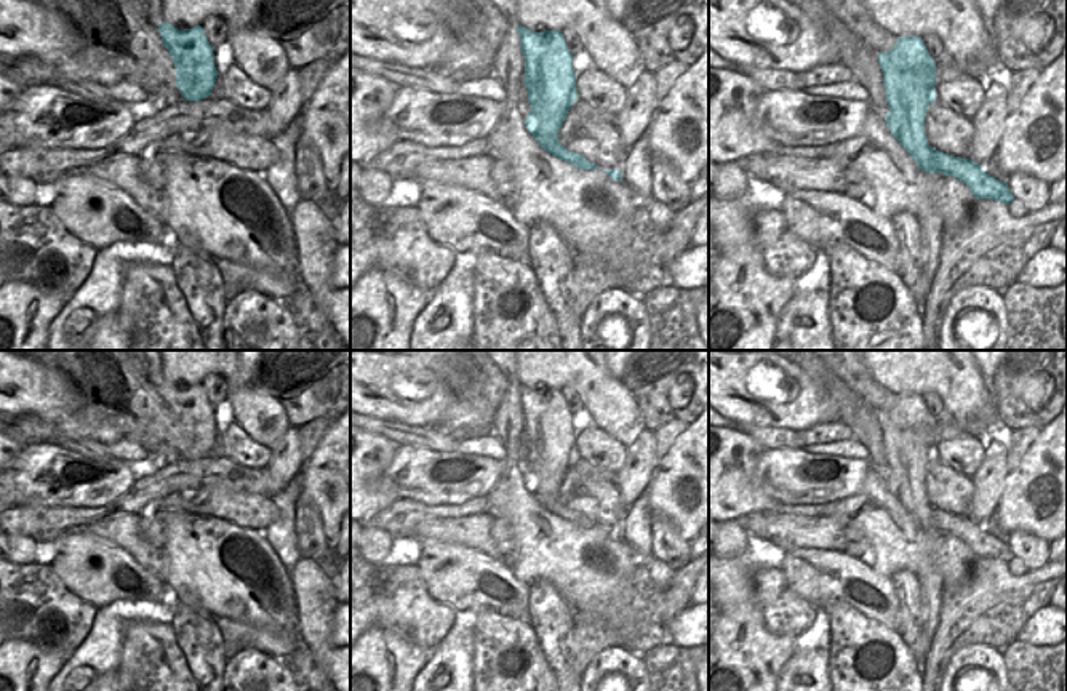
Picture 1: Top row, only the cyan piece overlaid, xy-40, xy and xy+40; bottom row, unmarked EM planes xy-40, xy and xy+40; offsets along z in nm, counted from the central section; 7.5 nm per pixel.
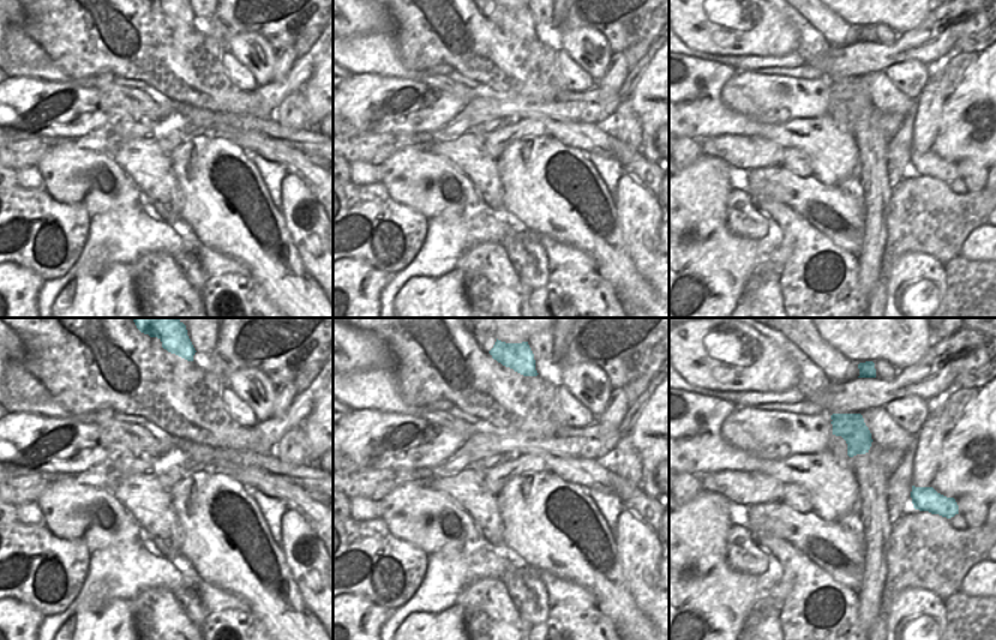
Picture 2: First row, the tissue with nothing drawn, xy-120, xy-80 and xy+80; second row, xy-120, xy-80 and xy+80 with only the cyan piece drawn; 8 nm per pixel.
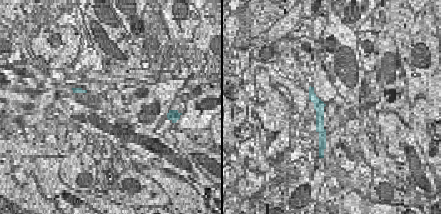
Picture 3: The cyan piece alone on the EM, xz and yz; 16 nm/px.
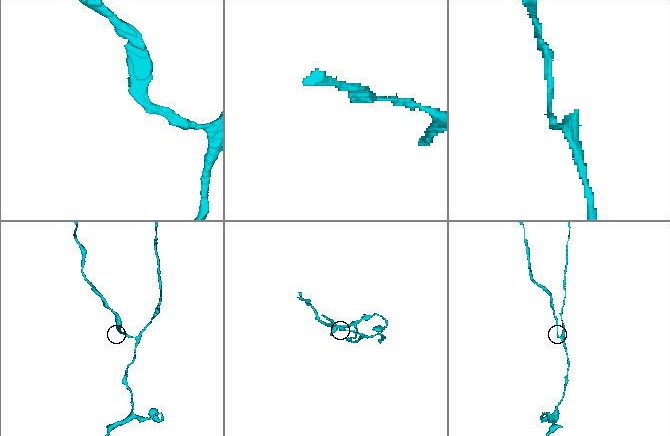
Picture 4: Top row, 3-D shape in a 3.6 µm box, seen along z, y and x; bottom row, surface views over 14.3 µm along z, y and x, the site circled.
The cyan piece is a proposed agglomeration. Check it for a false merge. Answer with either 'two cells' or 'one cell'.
two cells

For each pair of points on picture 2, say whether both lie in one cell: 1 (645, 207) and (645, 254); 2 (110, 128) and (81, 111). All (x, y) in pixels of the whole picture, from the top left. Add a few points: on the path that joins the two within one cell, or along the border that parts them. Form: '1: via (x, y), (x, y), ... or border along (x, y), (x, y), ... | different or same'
1: via (645, 219), (645, 242) | same
2: border along (119, 114), (114, 114), (96, 131) | different

